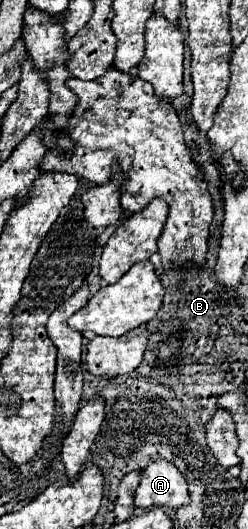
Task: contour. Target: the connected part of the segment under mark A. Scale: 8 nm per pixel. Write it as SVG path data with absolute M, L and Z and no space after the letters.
M156 460L140 472L140 486L134 494L134 502L138 508L180 508L190 504L188 484L176 466L166 460Z

